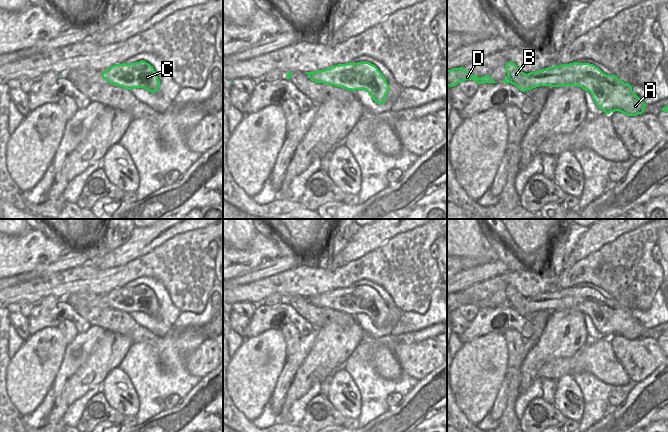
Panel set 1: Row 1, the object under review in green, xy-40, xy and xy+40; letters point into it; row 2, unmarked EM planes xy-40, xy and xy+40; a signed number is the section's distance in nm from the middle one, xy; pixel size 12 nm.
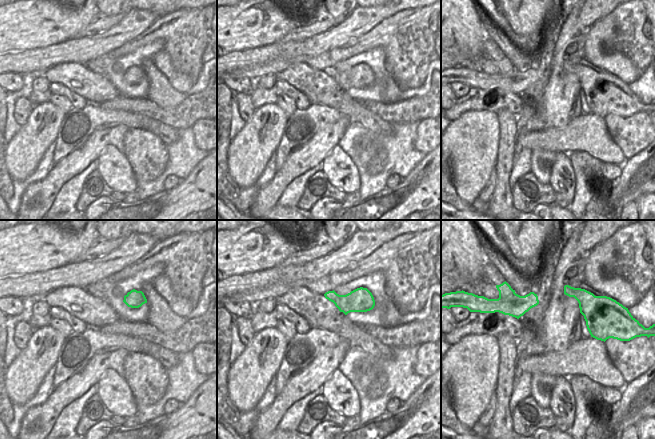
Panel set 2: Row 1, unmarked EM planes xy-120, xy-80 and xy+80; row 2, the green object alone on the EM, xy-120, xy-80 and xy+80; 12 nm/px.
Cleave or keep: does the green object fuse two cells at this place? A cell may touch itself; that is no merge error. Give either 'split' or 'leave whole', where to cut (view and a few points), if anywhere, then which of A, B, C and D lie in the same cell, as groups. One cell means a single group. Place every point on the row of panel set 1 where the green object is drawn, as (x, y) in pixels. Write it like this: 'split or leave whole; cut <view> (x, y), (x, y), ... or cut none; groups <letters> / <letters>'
leave whole; cut none; groups A B C D

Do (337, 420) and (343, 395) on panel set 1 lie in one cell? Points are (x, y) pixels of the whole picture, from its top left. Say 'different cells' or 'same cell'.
different cells

